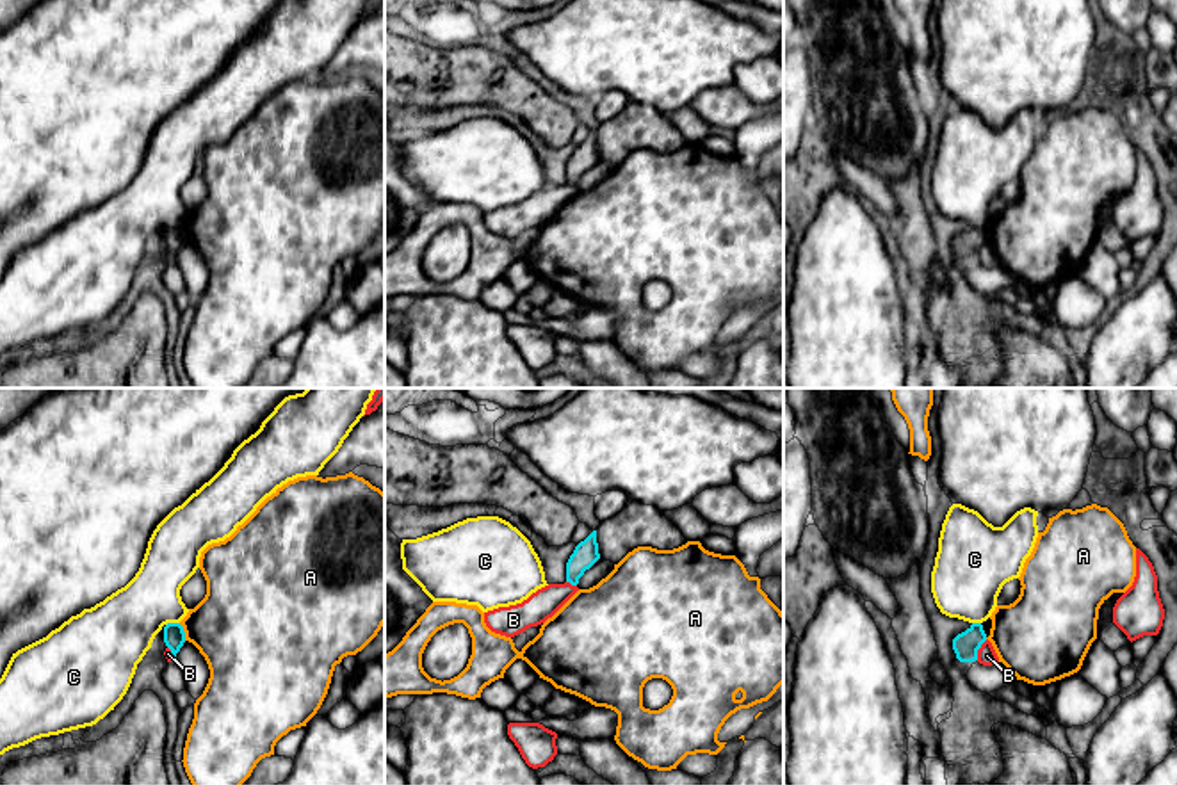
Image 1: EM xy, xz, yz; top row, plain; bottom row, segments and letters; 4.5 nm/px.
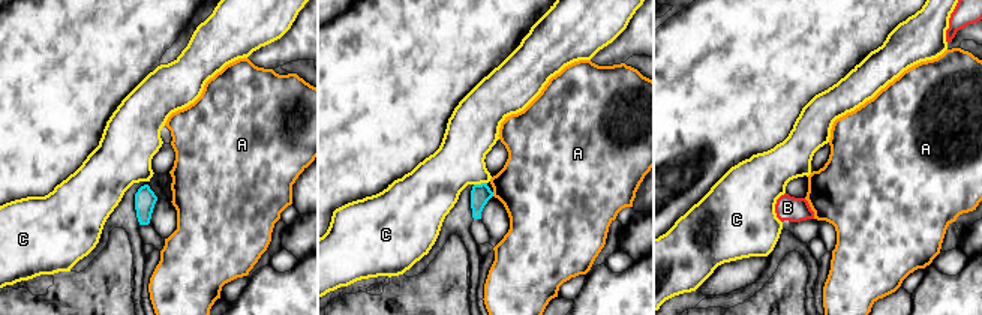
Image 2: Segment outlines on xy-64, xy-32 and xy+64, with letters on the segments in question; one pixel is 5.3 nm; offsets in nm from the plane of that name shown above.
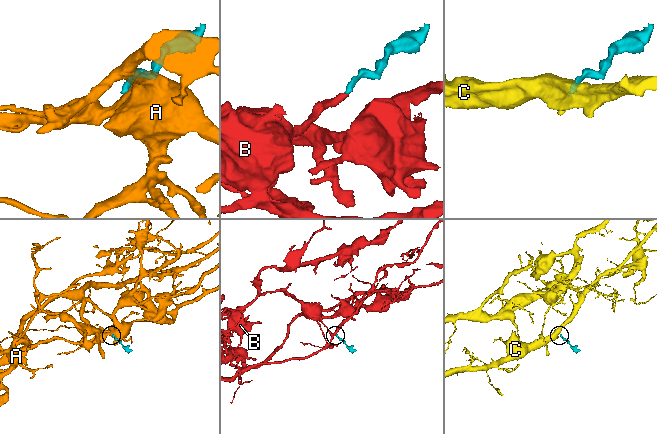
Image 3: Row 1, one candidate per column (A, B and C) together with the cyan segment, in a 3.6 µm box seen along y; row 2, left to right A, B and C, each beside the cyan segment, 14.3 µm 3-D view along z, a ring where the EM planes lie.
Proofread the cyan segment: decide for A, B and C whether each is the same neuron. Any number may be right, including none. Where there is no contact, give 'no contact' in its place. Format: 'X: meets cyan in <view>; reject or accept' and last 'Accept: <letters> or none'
A: meets cyan in xy; reject
B: meets cyan in yz; reject
C: meets cyan in xy; reject
Accept: none

